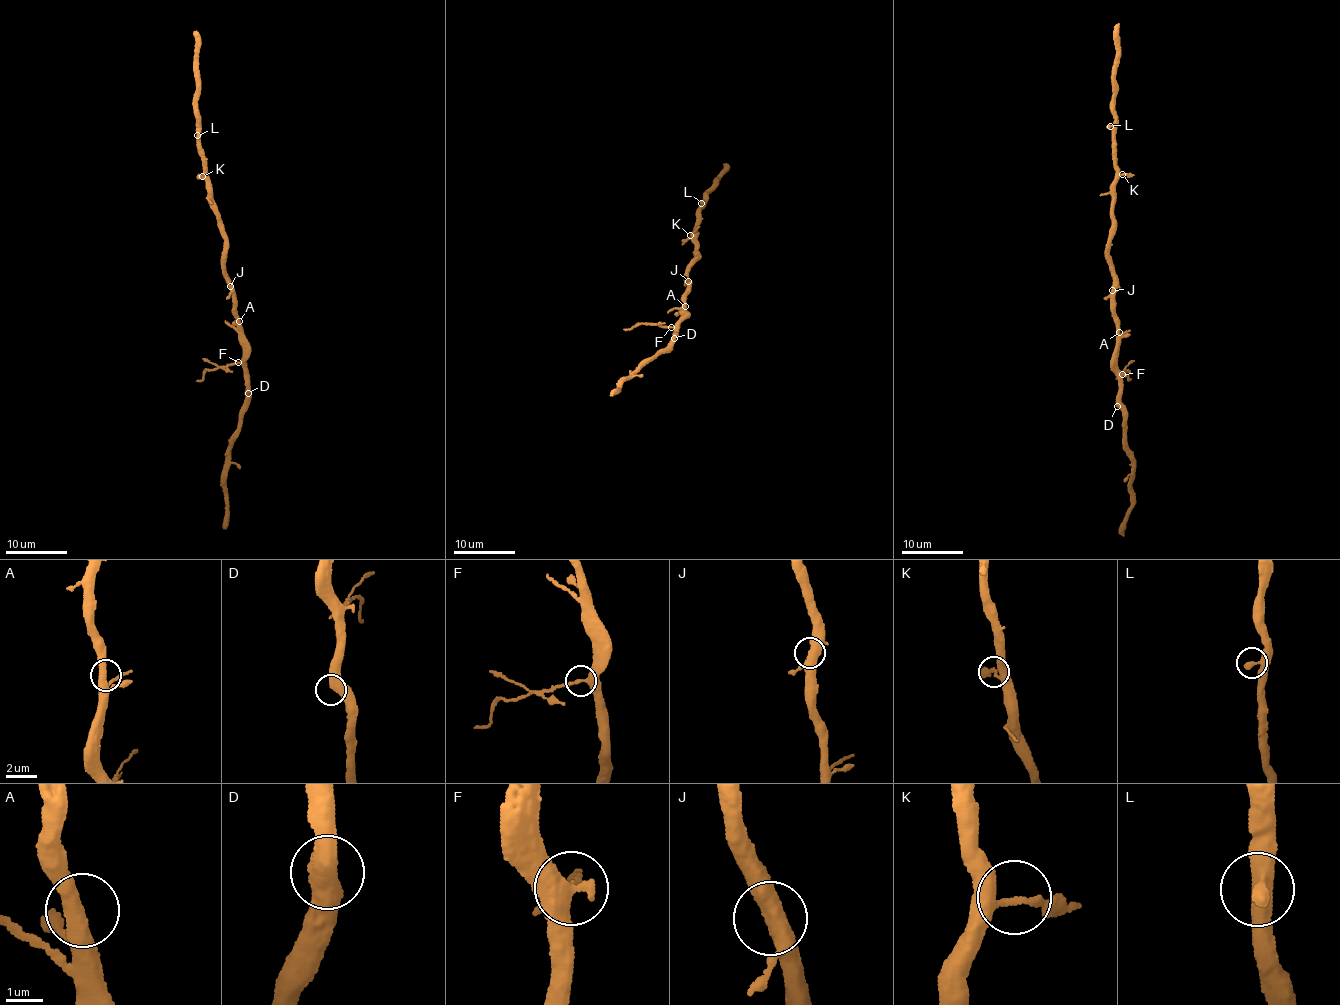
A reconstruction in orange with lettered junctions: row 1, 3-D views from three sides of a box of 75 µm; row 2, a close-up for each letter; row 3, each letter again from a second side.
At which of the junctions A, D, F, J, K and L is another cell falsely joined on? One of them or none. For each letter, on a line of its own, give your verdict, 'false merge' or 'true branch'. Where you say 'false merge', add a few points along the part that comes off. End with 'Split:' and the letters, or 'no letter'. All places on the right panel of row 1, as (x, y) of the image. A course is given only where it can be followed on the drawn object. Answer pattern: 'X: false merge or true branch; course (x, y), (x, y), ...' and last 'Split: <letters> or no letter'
A: true branch
D: true branch
F: false merge
J: true branch
K: true branch
L: true branch
Split: F

